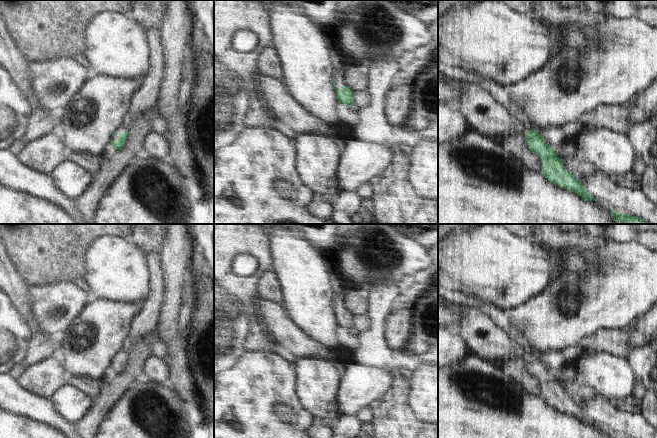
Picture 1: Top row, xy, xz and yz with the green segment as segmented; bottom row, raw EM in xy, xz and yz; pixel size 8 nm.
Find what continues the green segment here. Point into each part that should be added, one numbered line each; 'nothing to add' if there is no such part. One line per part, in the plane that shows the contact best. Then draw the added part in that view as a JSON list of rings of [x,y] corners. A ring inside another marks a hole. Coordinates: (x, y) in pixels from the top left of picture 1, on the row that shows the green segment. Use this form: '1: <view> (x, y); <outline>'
1: xy (120, 129); [[[121,123],[117,128],[116,128],[116,134],[112,135],[111,138],[113,141],[117,141],[119,139],[120,134],[126,133],[127,130],[125,129],[123,123]]]

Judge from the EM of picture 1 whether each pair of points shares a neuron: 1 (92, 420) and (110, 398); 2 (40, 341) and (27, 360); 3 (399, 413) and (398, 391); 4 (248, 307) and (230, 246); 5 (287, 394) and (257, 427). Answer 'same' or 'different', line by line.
1: same
2: same
3: same
4: same
5: same

